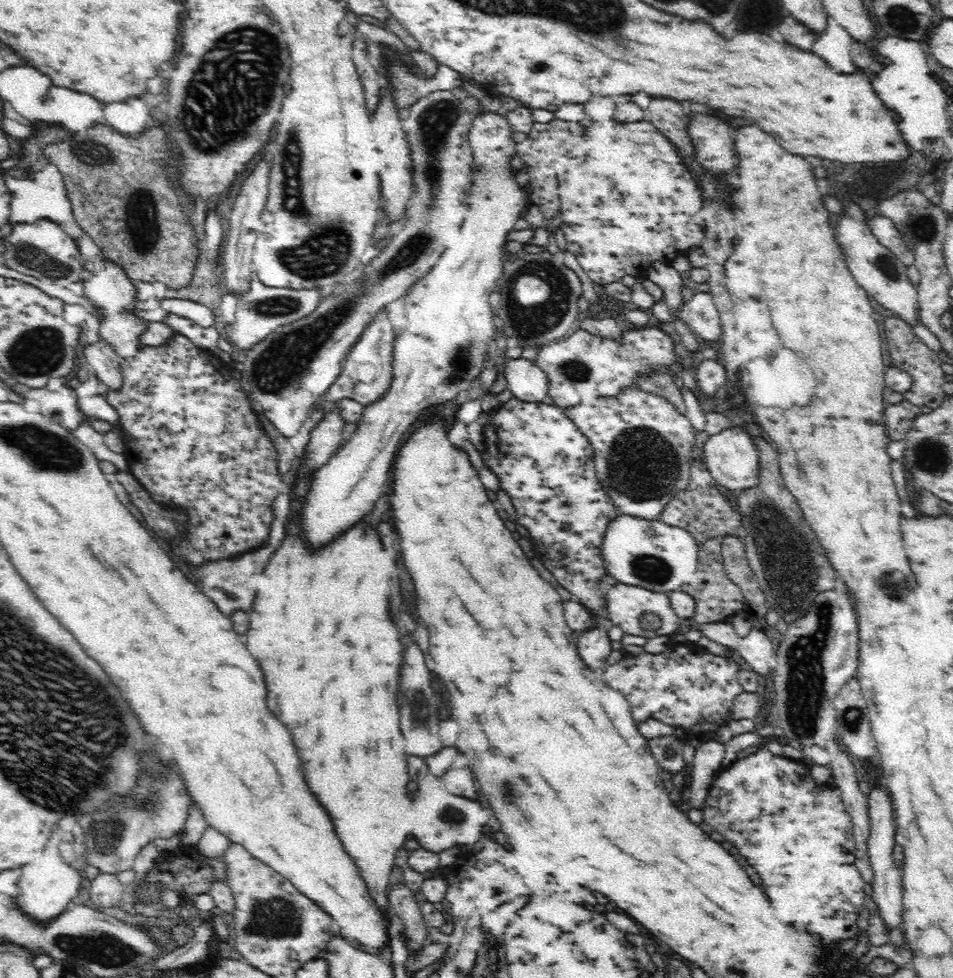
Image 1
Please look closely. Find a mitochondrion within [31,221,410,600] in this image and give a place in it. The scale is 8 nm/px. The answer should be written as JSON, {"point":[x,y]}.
{"point":[277,306]}

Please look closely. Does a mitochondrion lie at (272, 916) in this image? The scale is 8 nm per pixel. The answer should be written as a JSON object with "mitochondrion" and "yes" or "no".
{"mitochondrion":"yes"}

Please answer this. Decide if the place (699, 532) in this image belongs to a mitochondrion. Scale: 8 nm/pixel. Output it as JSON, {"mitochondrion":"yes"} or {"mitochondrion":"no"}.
{"mitochondrion":"no"}

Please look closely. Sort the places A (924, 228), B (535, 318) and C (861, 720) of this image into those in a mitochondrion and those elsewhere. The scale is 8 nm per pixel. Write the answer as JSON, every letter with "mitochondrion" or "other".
{"A":"mitochondrion","B":"mitochondrion","C":"mitochondrion"}

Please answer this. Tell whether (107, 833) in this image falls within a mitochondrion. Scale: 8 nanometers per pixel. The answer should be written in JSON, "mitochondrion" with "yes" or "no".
{"mitochondrion":"yes"}

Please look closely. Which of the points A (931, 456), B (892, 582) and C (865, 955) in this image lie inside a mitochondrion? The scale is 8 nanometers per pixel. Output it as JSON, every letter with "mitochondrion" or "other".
{"A":"mitochondrion","B":"mitochondrion","C":"other"}

